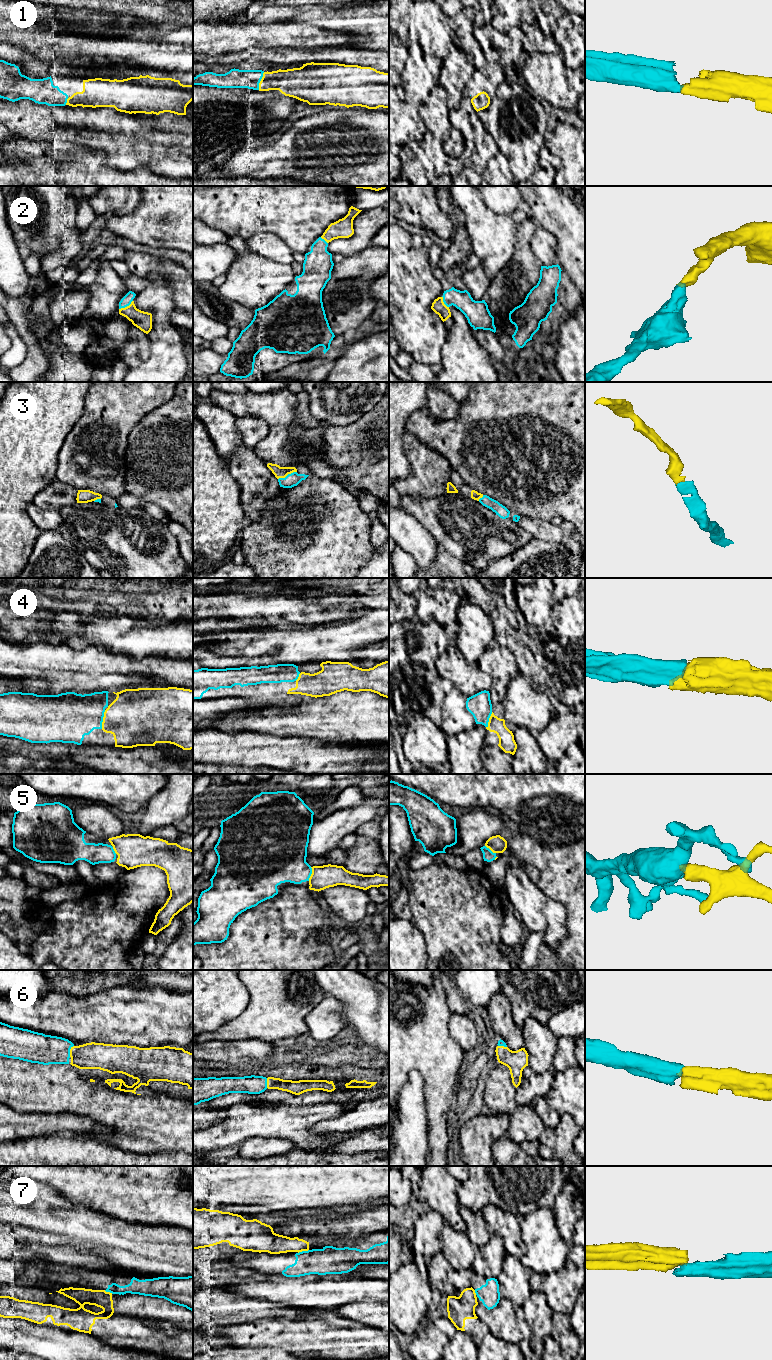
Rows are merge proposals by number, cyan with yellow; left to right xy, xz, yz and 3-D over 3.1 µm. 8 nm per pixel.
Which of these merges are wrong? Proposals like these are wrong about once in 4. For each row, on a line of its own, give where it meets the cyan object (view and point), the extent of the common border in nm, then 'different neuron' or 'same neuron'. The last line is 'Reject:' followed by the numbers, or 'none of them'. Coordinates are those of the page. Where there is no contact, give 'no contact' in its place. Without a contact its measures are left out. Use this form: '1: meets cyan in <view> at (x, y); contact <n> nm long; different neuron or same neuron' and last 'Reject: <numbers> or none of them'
1: meets cyan in xz at (260, 80); contact 150 nm long; same neuron
2: meets cyan in xy at (126, 306); contact 130 nm long; same neuron
3: meets cyan in xz at (288, 474); contact 170 nm long; same neuron
4: meets cyan in xy at (102, 719); contact 160 nm long; same neuron
5: meets cyan in xz at (311, 873); contact 110 nm long; same neuron
6: meets cyan in xy at (69, 1051); contact 100 nm long; same neuron
7: meets cyan in xz at (303, 1251); contact 90 nm long; different neuron
Reject: 7

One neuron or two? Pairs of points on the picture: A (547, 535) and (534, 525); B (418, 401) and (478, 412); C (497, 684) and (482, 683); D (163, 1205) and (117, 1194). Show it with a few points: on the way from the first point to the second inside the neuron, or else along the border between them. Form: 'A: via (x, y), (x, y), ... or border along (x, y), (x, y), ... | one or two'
A: via (544, 532), (537, 528) | one
B: border along (425, 406), (418, 409), (407, 421) | two
C: border along (478, 665), (490, 676), (492, 686) | two
D: via (152, 1194), (128, 1194) | one

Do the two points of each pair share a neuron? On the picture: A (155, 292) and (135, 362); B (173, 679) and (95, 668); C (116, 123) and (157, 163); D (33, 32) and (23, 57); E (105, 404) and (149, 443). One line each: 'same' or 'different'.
A: same
B: same
C: same
D: different
E: different

